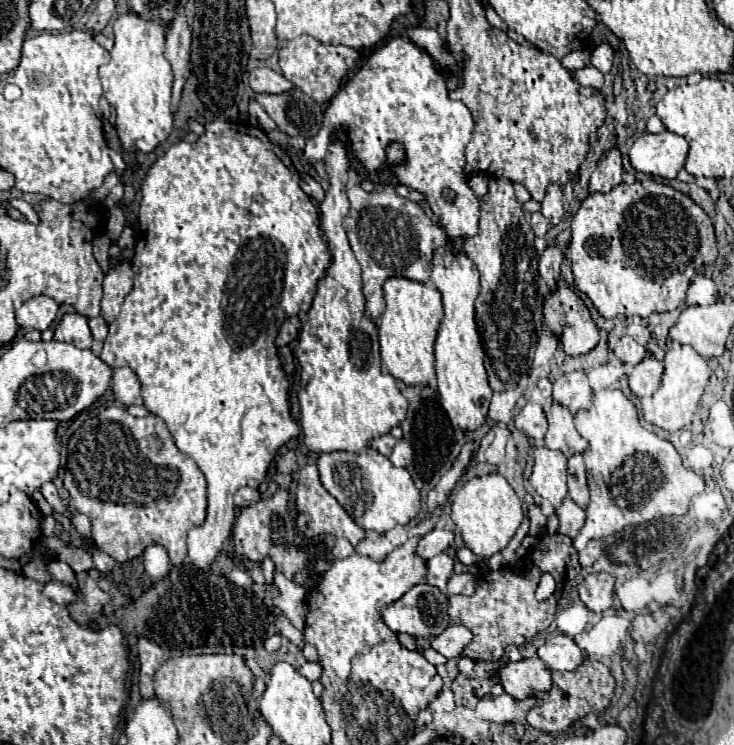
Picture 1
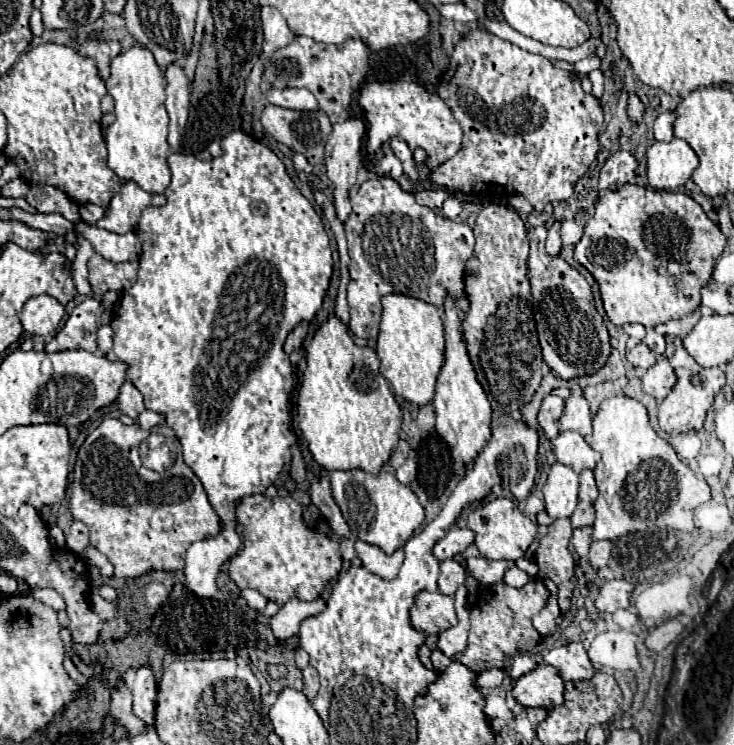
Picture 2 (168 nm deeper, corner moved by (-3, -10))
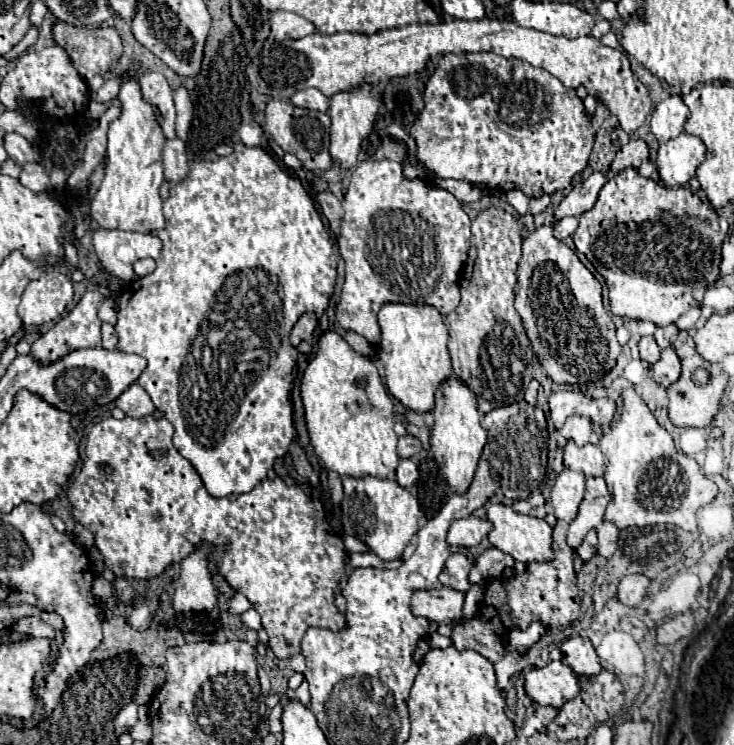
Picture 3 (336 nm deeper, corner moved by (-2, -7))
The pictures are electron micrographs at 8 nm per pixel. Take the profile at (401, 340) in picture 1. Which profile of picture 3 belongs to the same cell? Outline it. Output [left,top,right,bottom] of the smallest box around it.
[378,303,452,413]

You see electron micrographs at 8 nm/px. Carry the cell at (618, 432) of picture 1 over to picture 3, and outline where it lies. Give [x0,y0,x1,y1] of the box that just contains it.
[598,387,718,533]

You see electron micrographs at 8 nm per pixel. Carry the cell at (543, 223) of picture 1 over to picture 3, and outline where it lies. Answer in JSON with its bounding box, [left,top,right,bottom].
[514,225,622,385]

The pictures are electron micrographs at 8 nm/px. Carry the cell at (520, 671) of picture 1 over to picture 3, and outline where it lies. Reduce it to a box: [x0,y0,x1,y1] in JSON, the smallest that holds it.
[526,661,578,709]

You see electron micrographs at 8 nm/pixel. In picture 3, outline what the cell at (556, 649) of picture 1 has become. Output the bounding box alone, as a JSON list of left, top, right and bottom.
[550,637,602,677]

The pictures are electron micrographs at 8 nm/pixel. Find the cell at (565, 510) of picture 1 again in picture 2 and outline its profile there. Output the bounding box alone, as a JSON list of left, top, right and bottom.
[571,526,591,556]

